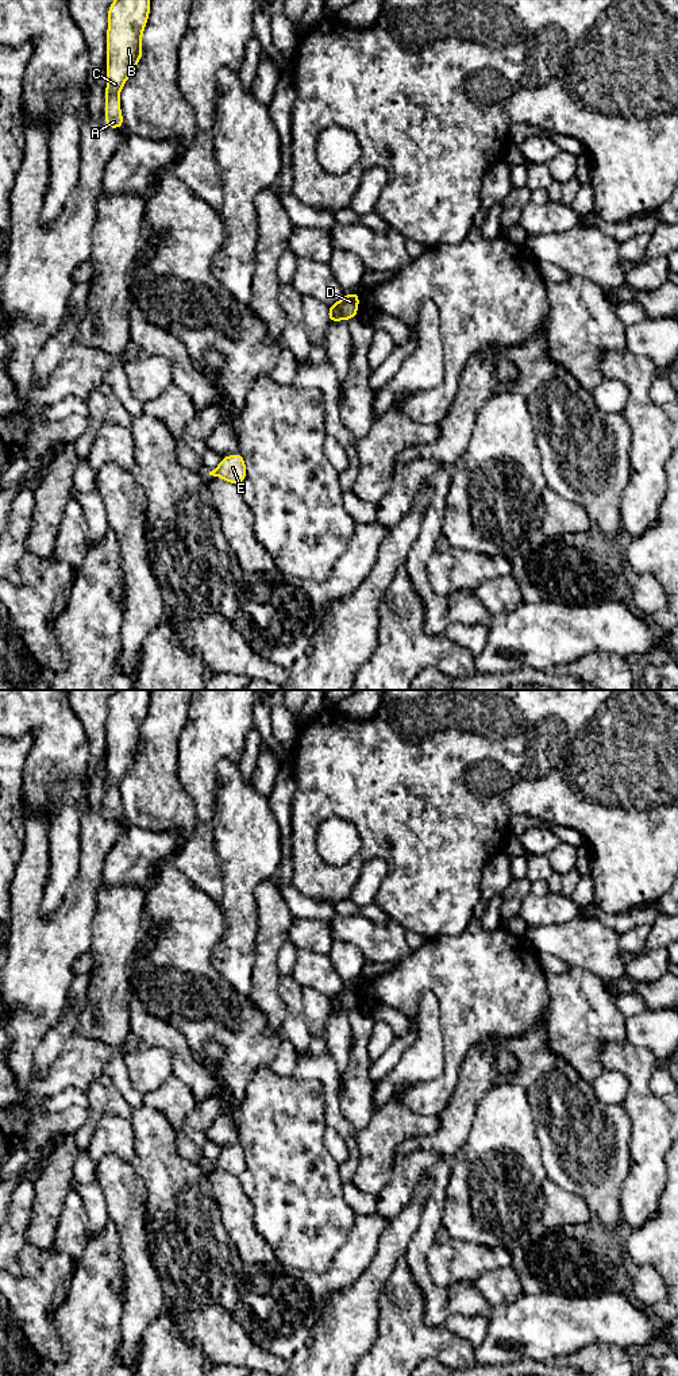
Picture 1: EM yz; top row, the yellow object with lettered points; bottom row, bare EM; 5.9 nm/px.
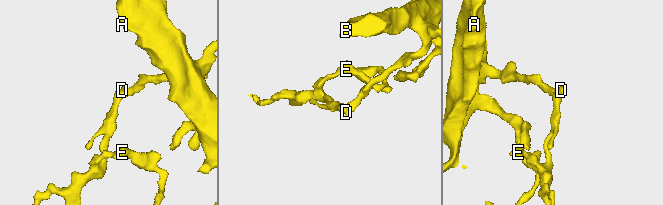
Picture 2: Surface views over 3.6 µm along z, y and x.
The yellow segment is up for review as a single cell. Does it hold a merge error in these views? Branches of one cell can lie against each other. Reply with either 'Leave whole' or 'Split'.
Split

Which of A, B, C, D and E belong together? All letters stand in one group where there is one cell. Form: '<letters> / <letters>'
A B C D / E

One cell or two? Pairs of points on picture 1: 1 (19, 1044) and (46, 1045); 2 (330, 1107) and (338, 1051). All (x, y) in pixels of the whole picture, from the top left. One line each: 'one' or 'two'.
1: two
2: two

